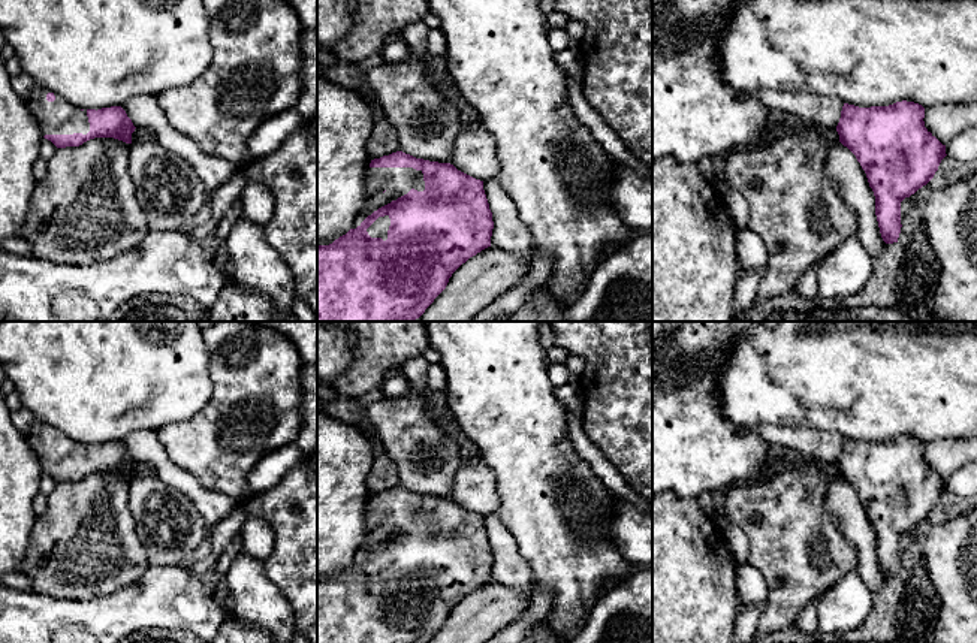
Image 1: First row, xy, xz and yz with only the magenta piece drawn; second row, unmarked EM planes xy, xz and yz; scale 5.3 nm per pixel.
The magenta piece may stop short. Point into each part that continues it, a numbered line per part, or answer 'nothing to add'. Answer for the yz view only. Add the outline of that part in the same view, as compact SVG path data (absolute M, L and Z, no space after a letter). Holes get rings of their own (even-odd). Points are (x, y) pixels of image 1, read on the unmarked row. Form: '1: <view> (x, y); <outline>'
nothing to add

